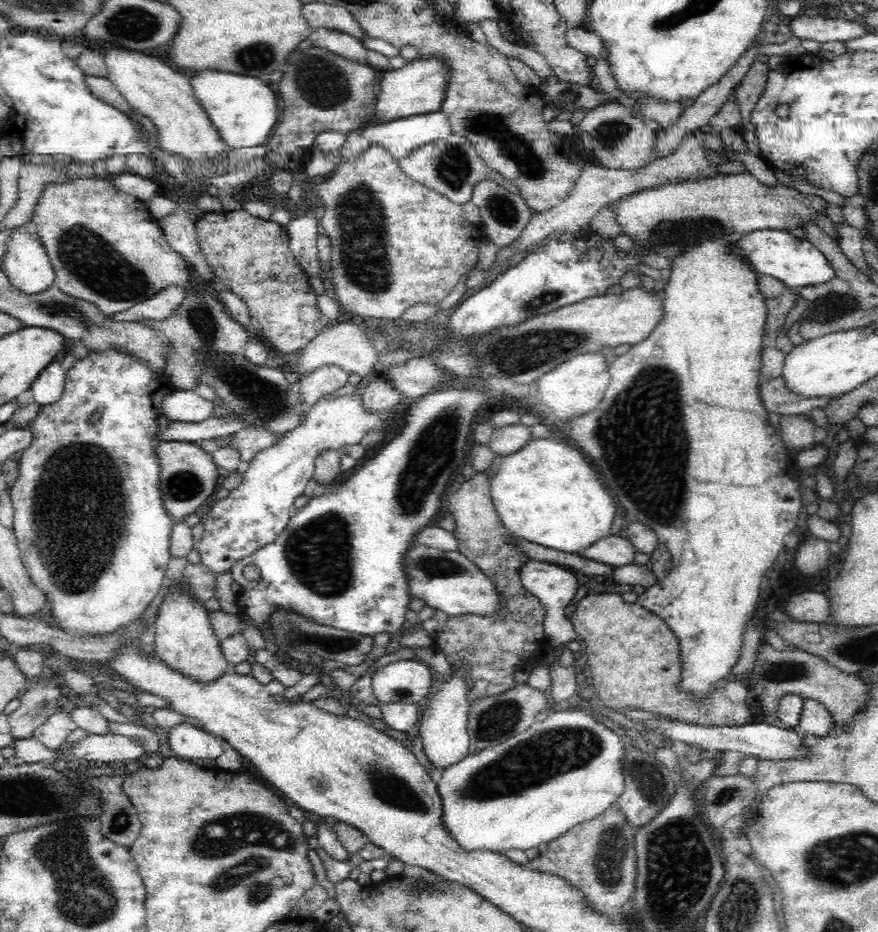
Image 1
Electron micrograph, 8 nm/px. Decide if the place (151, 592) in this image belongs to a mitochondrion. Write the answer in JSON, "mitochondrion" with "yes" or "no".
{"mitochondrion":"no"}

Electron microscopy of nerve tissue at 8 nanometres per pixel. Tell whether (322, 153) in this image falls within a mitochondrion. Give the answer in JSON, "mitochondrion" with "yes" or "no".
{"mitochondrion":"no"}

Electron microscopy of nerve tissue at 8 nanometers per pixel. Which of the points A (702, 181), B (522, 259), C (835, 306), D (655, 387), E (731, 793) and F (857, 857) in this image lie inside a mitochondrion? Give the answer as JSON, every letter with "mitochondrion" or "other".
{"A":"other","B":"other","C":"other","D":"mitochondrion","E":"mitochondrion","F":"mitochondrion"}

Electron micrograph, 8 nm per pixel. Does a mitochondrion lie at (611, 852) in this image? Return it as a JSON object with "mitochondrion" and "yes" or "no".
{"mitochondrion":"yes"}

